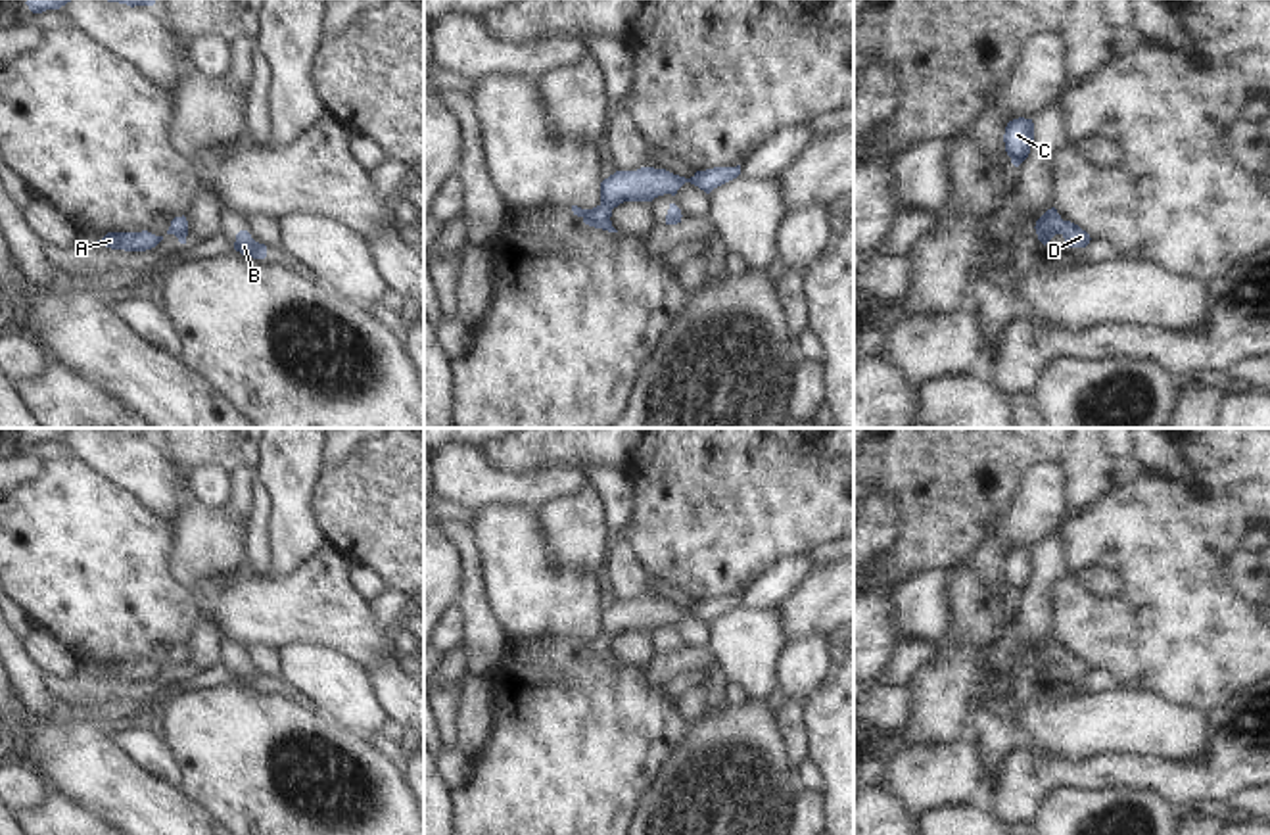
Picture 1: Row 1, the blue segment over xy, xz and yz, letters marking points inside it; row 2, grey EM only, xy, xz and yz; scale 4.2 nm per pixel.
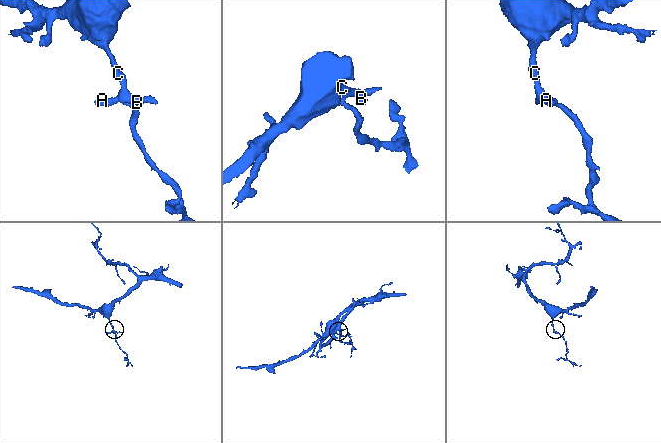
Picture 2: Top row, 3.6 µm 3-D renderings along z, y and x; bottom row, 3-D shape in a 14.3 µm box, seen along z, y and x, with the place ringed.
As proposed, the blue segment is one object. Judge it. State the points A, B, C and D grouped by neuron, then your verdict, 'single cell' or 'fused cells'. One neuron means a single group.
A B C D; single cell

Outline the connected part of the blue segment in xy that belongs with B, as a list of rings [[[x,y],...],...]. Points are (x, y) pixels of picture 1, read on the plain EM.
[[[240,660],[236,664],[234,680],[240,681],[242,685],[247,685],[253,689],[265,689],[267,687],[267,676],[255,672],[247,660]]]

